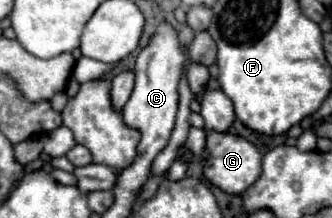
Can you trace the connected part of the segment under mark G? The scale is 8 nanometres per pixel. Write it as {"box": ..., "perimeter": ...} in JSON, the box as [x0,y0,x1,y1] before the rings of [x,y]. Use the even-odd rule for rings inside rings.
{"box":[203,132,261,196],"perimeter":[[[207,132],[207,160],[205,160],[205,168],[203,168],[203,174],[205,178],[221,188],[223,192],[227,194],[233,194],[233,196],[239,196],[243,194],[251,184],[255,184],[255,180],[259,178],[259,172],[261,172],[261,152],[257,150],[257,146],[253,146],[251,142],[247,142],[245,138],[241,136],[235,136],[235,134],[229,134],[229,132]]]}

